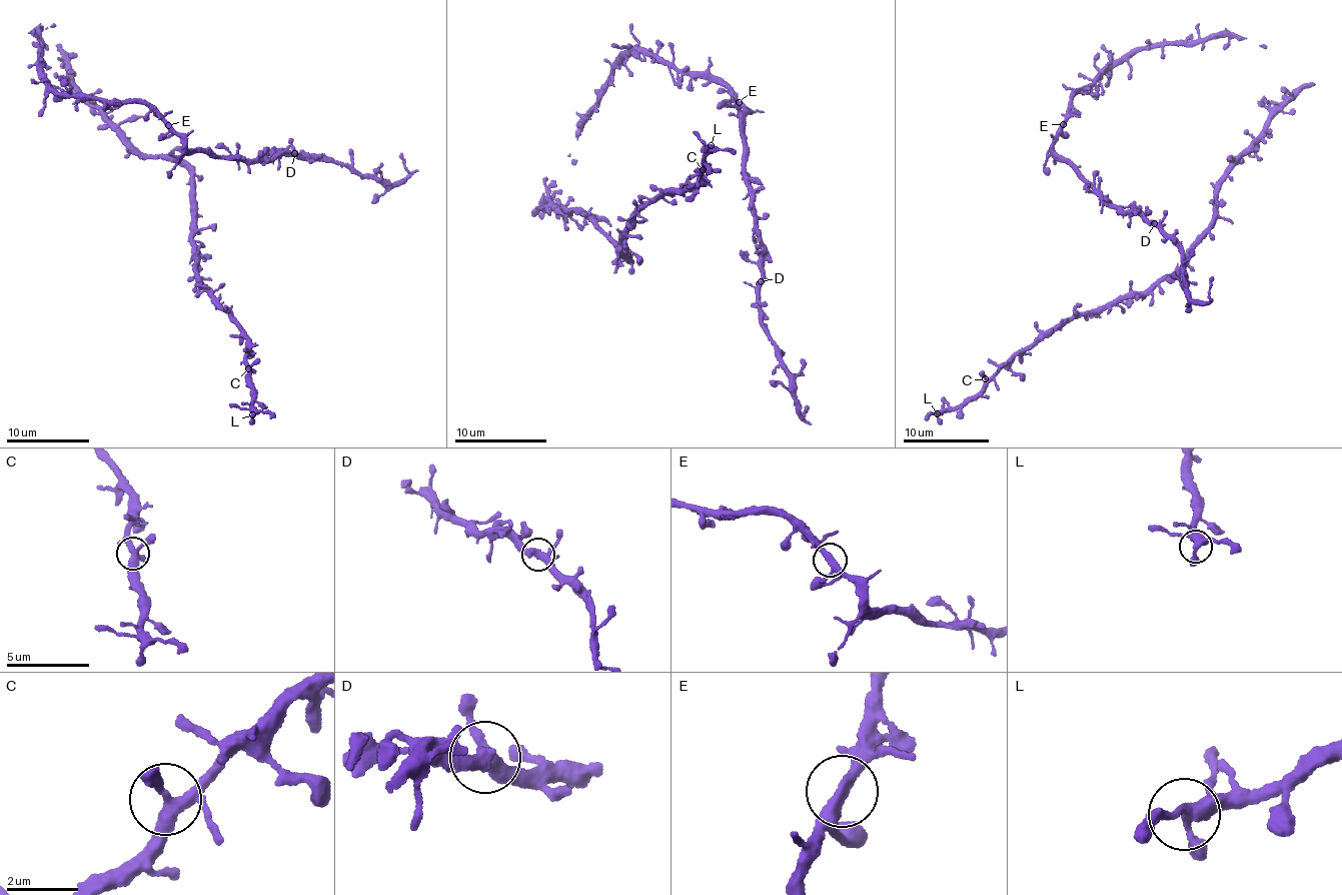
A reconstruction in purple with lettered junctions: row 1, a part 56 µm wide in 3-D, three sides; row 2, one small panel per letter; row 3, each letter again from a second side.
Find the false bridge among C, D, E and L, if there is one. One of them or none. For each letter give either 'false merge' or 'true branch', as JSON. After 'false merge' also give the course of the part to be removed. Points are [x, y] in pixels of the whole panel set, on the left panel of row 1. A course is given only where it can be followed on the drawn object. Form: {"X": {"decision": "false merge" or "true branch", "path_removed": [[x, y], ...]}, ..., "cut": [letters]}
{"C": {"decision": "true branch"}, "D": {"decision": "true branch"}, "E": {"decision": "true branch"}, "L": {"decision": "true branch"}, "cut": []}

